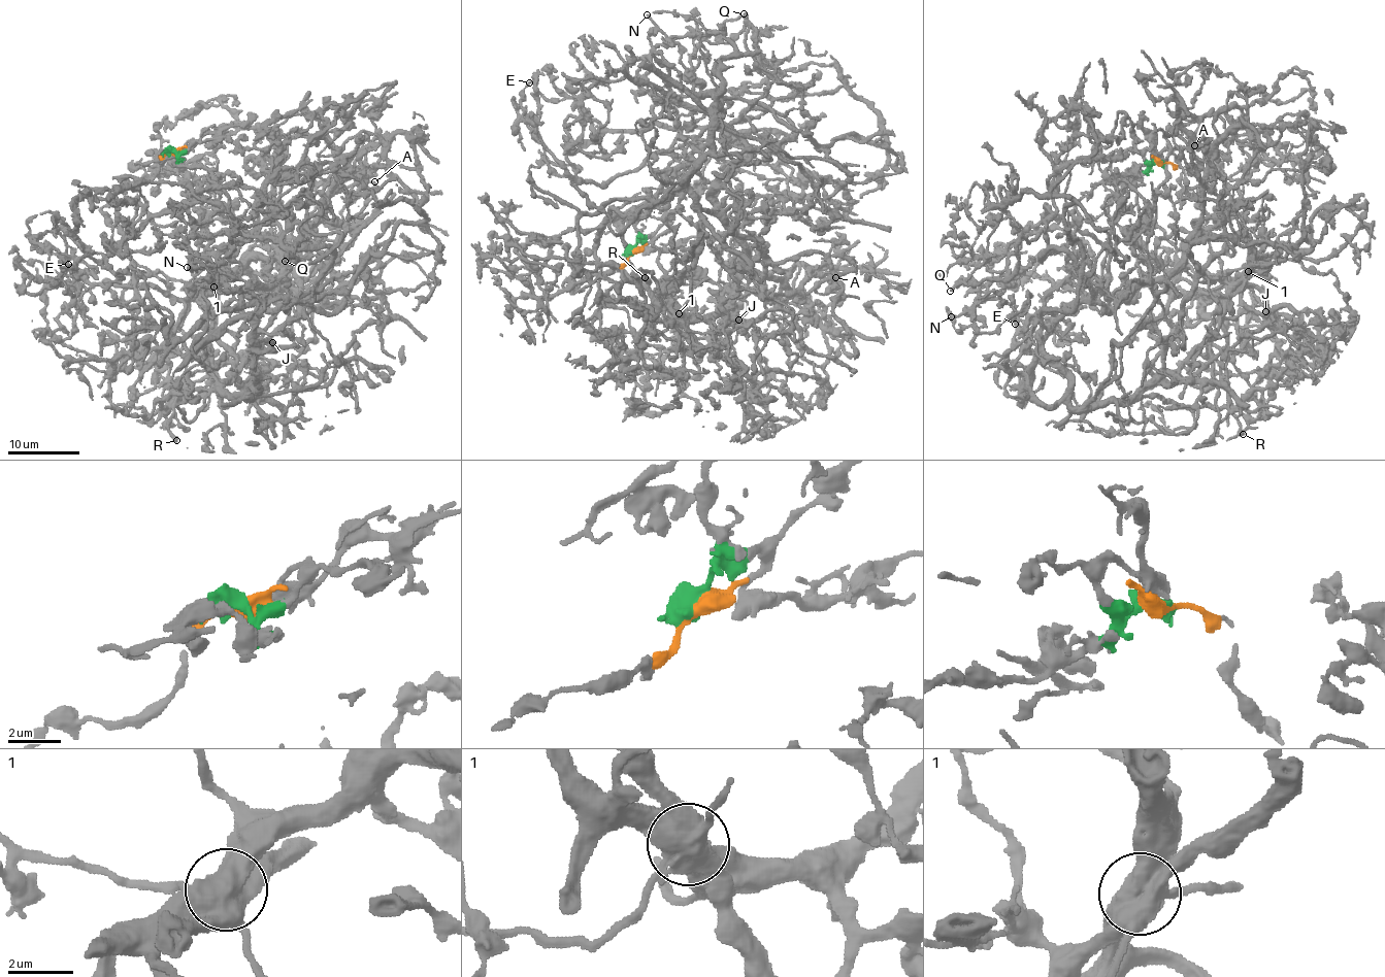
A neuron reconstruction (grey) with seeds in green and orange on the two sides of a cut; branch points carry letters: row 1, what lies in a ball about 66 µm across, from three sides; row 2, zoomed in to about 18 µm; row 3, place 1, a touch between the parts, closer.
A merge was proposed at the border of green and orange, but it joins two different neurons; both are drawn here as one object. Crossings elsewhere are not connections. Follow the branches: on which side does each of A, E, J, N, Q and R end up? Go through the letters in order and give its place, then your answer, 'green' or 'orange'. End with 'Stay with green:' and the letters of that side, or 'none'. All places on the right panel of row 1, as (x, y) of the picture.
A: at (1194, 145); orange
E: at (1015, 324); green
J: at (1265, 311); green
N: at (951, 316); green
Q: at (950, 291); green
R: at (1243, 434); green
Stay with green: E, J, N, Q, R

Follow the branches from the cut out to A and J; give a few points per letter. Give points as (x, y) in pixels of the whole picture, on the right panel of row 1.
A: (1160, 162), (1206, 214), (1176, 254), (1145, 385), (1193, 279), (1233, 253), (1195, 146)
J: (1158, 162), (1042, 259), (1109, 309), (1242, 237), (1241, 298), (1298, 332), (1265, 311)

